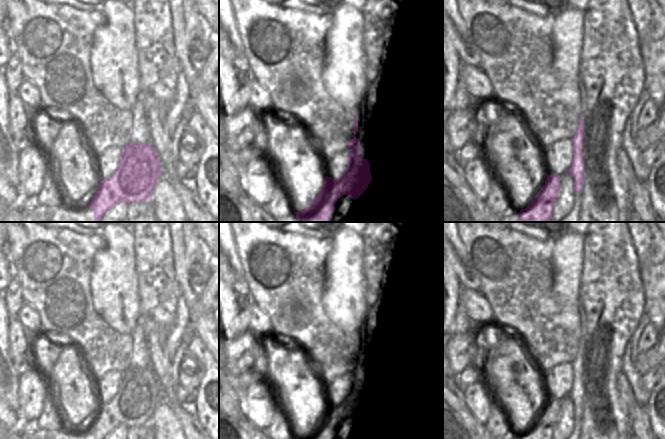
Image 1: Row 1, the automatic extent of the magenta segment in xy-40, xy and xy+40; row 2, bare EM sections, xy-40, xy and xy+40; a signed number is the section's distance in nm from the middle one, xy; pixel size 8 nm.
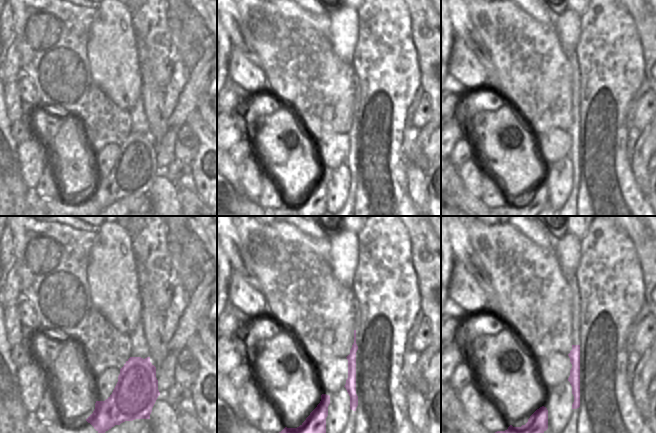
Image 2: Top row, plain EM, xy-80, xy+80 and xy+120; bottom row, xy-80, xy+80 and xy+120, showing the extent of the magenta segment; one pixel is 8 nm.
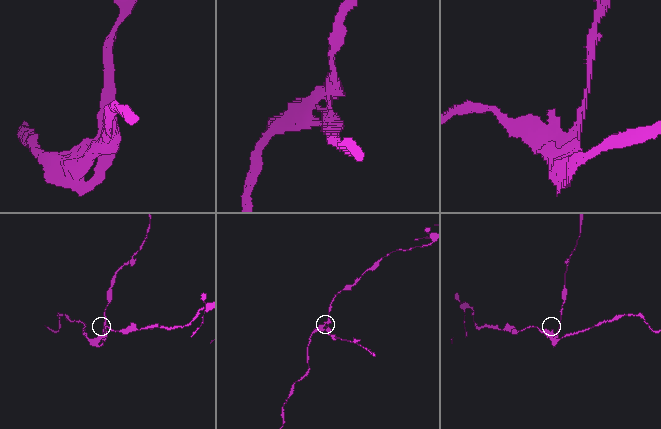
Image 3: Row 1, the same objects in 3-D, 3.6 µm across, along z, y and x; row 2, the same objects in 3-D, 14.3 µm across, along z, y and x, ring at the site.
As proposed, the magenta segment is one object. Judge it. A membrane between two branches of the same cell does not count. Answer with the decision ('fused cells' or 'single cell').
fused cells

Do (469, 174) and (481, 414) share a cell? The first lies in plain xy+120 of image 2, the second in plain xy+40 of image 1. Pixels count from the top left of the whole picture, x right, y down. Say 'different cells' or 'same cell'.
same cell

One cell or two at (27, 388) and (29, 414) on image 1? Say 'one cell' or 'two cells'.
one cell

